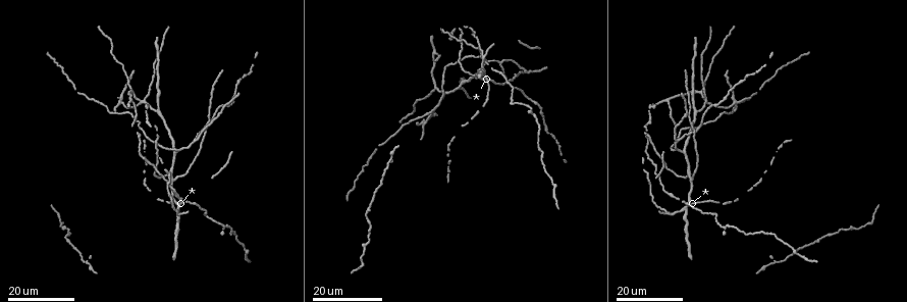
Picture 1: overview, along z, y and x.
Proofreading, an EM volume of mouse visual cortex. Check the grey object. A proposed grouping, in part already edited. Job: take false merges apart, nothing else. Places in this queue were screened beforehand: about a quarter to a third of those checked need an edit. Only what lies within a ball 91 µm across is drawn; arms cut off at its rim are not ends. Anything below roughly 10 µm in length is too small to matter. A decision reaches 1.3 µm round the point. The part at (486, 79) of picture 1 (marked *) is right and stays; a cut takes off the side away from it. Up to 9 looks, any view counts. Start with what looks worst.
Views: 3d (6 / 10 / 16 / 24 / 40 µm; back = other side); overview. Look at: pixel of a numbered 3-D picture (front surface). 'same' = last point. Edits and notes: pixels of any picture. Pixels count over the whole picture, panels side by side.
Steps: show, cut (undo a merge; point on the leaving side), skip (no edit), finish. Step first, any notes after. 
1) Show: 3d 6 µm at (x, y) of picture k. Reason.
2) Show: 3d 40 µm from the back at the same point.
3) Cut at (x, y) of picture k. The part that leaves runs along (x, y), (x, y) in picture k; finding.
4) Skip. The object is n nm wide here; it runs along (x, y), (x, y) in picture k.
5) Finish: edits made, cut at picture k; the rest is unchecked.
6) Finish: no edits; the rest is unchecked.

Show: 3d 16 µm at (471, 76) of picture 1.

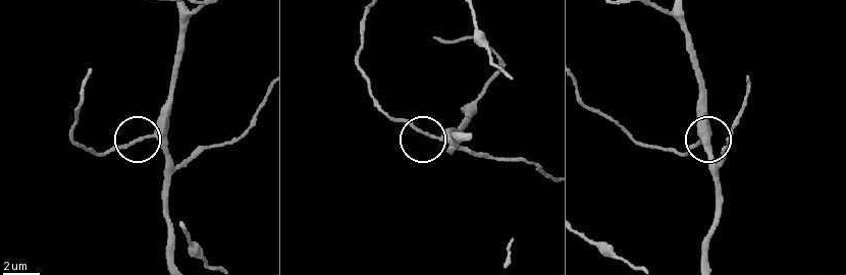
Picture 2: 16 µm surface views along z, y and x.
Show: 3d 10 µm at (435, 137) of picture 2. Zoom in.

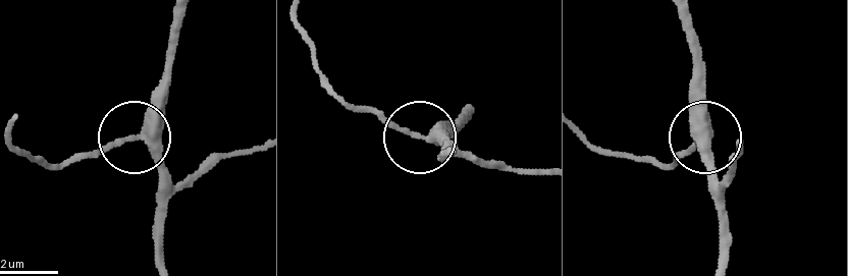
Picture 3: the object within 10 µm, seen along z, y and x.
Skip. The object is 300 nm wide here; it runs along (161, 261), (161, 173), (147, 145), (124, 138), (75, 157) in picture 3; continuous, no second neuron.

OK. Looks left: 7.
Show: 3d 16 µm at (734, 102) of picture 1. Side arm on a straight run.

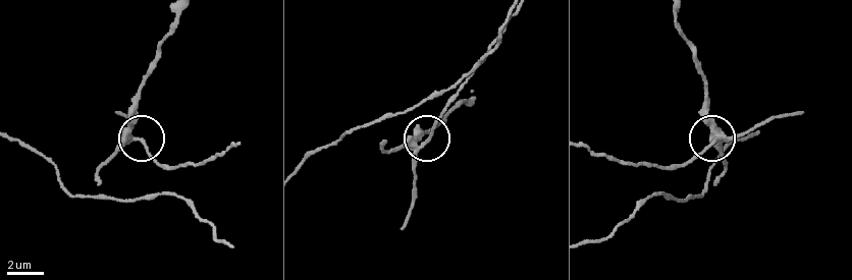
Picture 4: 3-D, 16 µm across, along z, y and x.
Show: 3d 10 µm at (715, 142) of picture 4.

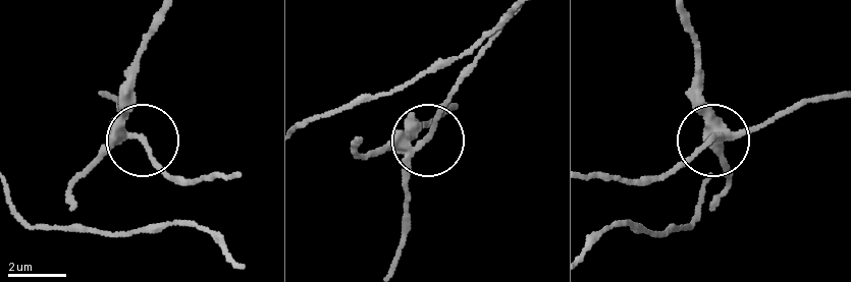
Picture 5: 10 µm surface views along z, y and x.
Cut at (91, 162) of picture 5. 3 arms meet here; the part that leaves runs along (125, 128), (134, 65), (157, 14) in picture 5; two neurons meet here.

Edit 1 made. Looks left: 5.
Show: 3d 16 µm at (142, 101) of picture 1. Looks like a crossing.

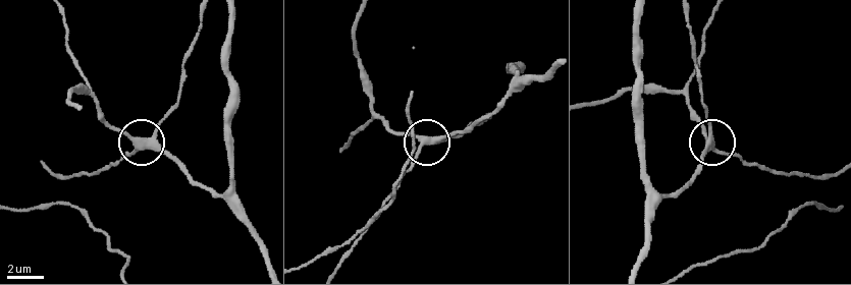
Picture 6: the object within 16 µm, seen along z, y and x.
Show: 3d 10 µm at (711, 141) of picture 6. Zoom in.

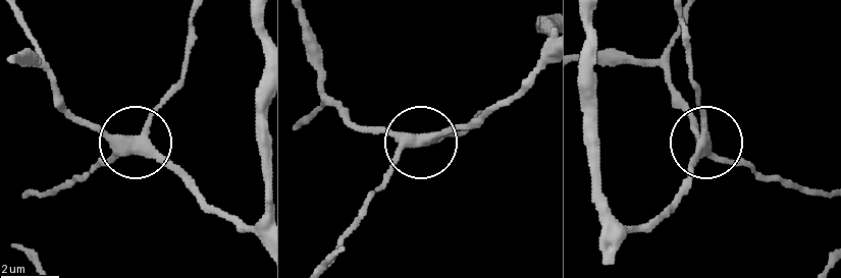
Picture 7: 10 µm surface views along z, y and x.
Show: 3d 10 µm from the back at (136, 139) of picture 7.

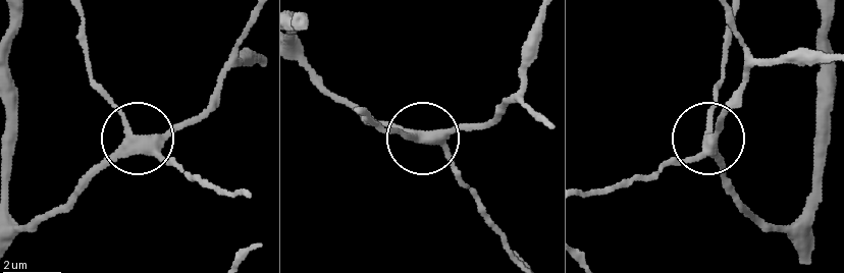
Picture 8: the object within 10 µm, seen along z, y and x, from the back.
Skip. 4 arms meet here; it runs along (11, 235), (70, 199), (134, 141), (121, 111), (95, 85) in picture 8; continuous, no second neuron.

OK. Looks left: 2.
Show: 3d 24 µm at (702, 92) of picture 1. Arms part here.

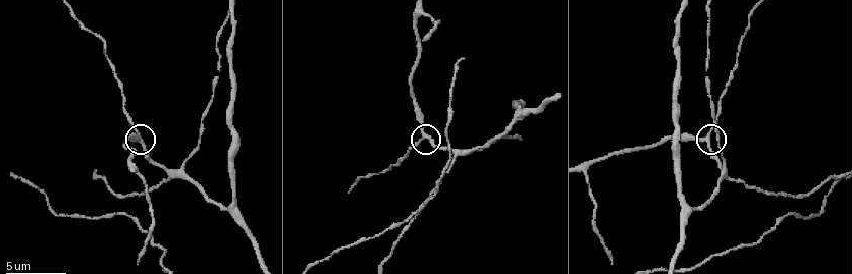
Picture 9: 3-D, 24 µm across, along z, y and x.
Show: 3d 10 µm at (704, 137) of picture 9.

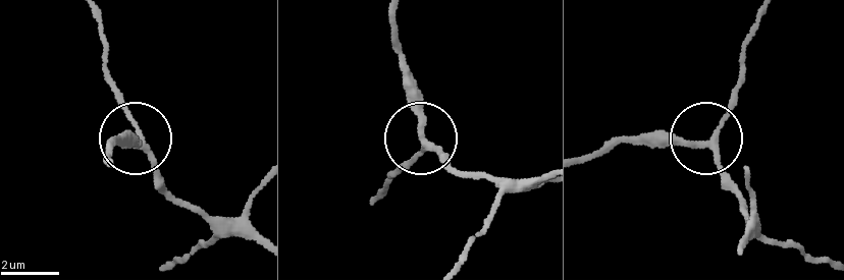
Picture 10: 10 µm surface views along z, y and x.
Skip. The side arm is 22 µm long; 3 arms meet here; all the same neuron.

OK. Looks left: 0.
Finish: edits made, cut at picture 5; the rest is unchecked.

